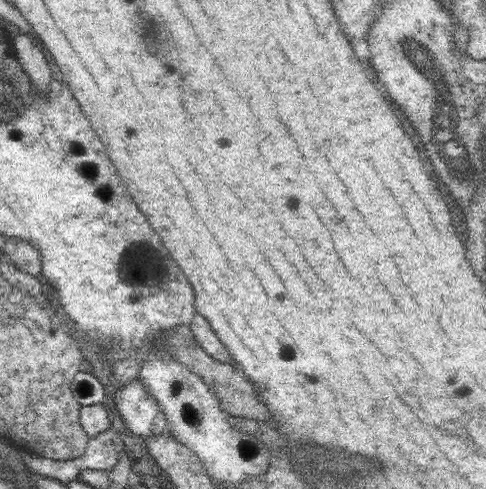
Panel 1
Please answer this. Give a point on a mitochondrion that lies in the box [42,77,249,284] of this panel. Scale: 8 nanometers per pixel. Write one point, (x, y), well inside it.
(102, 190)

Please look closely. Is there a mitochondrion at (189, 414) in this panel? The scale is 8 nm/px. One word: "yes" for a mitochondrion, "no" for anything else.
yes

